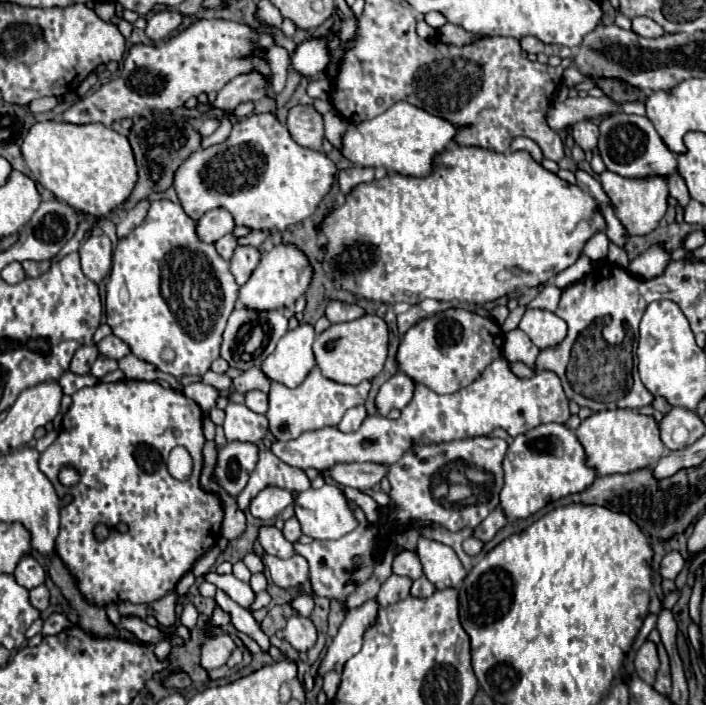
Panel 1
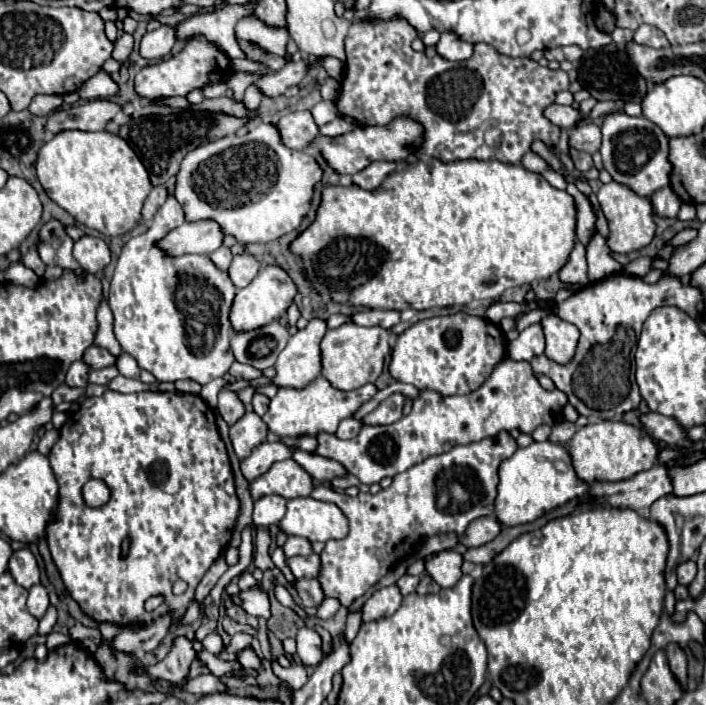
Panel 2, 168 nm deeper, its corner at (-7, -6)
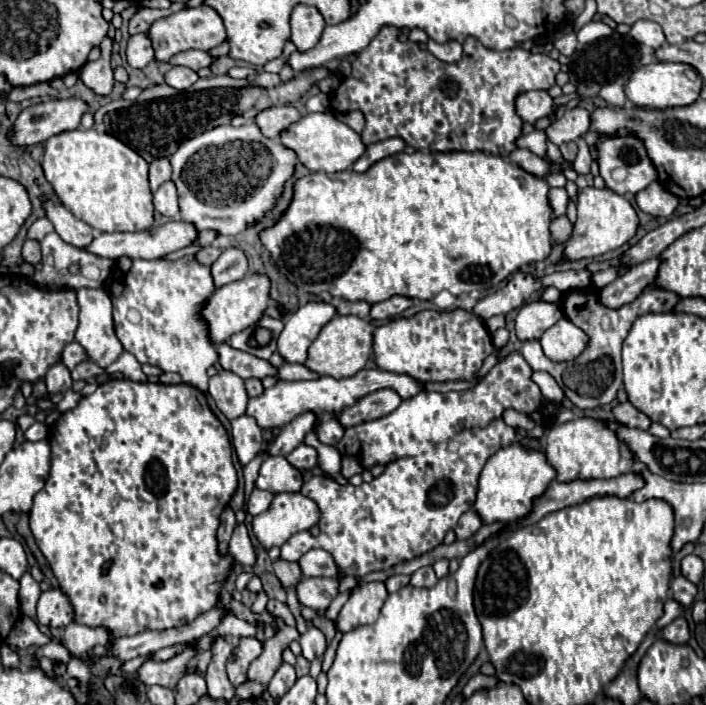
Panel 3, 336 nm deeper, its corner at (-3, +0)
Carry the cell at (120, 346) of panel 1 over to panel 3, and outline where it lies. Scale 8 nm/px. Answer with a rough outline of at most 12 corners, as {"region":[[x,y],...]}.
{"region":[[79,343],[63,349],[61,363],[69,369],[87,361],[87,353]]}

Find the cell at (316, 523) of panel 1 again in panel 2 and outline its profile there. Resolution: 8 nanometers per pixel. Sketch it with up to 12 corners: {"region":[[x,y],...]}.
{"region":[[311,497],[287,501],[285,535],[329,541],[347,535],[337,505]]}

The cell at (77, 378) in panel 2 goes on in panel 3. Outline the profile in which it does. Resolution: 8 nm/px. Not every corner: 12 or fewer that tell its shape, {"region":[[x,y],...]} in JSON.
{"region":[[57,363],[47,371],[51,395],[65,393],[73,383],[71,371]]}

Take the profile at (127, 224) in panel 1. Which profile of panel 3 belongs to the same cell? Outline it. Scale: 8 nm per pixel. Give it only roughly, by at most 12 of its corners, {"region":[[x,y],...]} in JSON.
{"region":[[155,159],[149,165],[149,183],[155,193],[171,179],[169,159]]}

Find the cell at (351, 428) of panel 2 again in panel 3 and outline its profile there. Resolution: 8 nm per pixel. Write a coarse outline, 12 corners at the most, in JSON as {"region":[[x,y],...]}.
{"region":[[337,419],[323,421],[317,429],[321,443],[335,445],[345,433]]}

